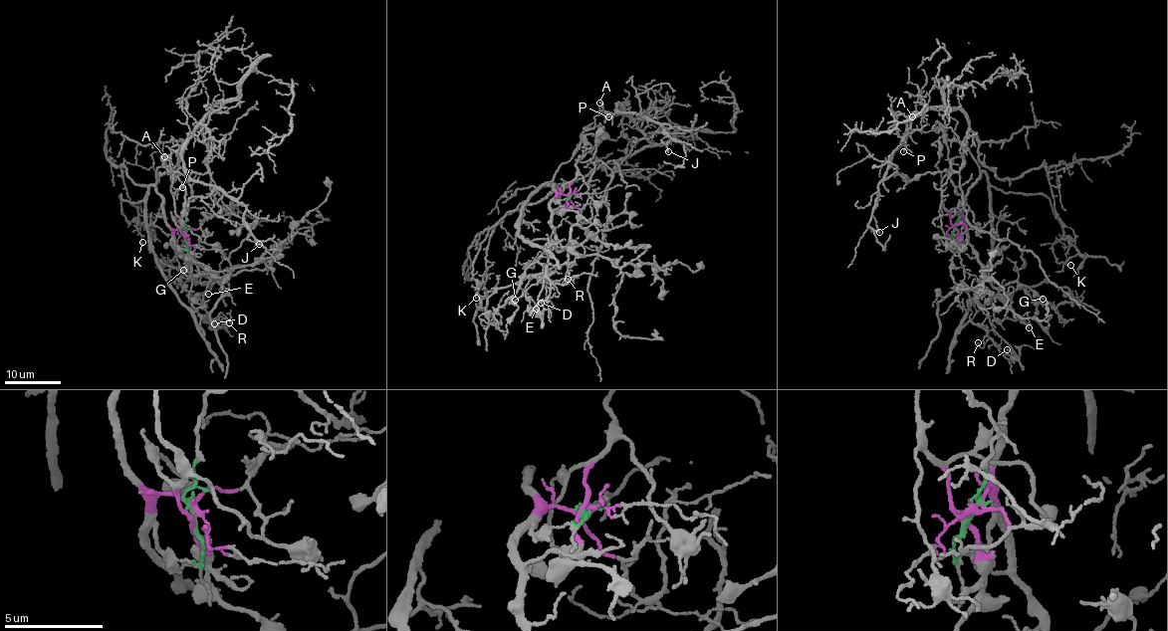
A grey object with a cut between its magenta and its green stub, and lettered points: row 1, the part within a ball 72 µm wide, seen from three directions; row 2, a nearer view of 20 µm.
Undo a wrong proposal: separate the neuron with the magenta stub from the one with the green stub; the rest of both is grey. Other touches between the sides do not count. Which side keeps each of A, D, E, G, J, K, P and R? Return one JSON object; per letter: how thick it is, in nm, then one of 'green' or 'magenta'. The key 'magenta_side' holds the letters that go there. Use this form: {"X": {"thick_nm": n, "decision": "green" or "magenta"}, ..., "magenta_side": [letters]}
{"A": {"thick_nm": 120, "decision": "green"}, "D": {"thick_nm": 110, "decision": "magenta"}, "E": {"thick_nm": 110, "decision": "magenta"}, "G": {"thick_nm": 140, "decision": "magenta"}, "J": {"thick_nm": 140, "decision": "green"}, "K": {"thick_nm": 80, "decision": "magenta"}, "P": {"thick_nm": 110, "decision": "green"}, "R": {"thick_nm": 100, "decision": "magenta"}, "magenta_side": ["D", "E", "G", "K", "R"]}

